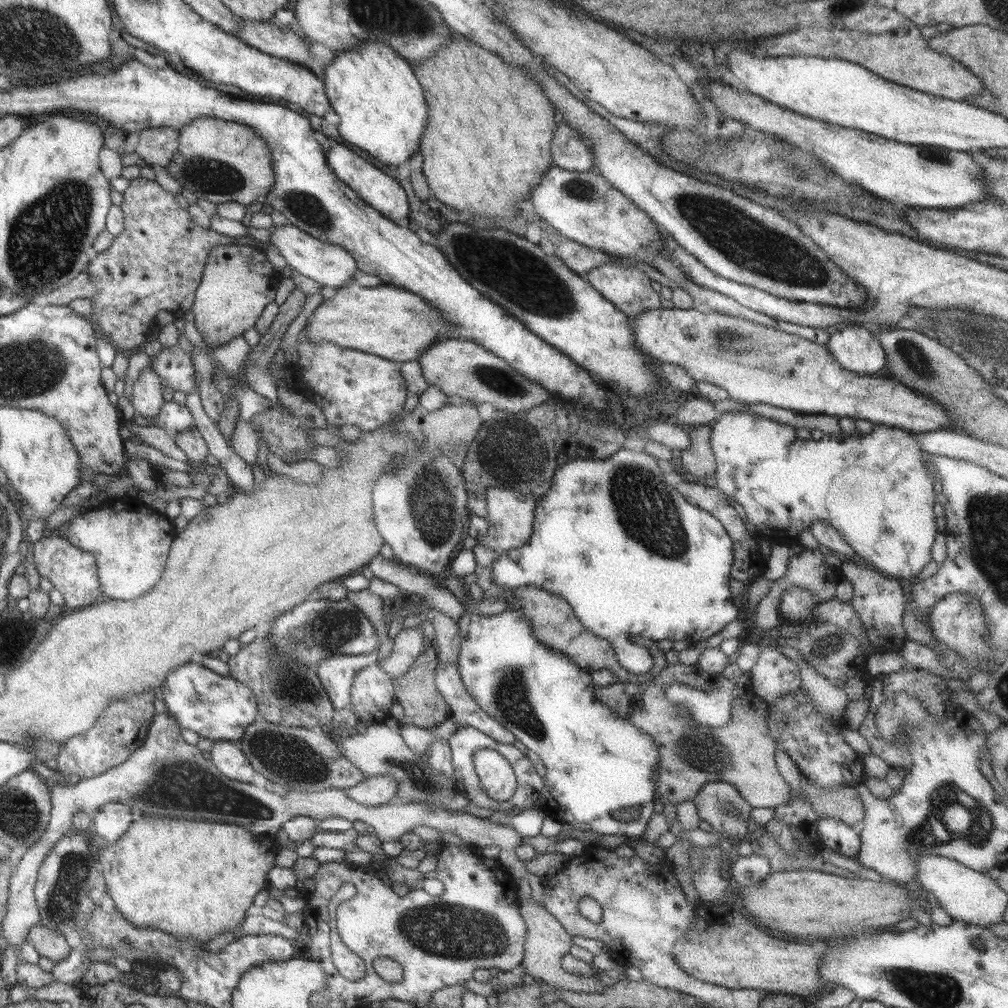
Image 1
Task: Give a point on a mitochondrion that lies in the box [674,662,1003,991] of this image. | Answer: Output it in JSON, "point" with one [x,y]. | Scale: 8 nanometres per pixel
{"point":[936,827]}

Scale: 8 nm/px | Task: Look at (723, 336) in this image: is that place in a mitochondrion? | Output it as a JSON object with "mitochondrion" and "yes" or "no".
{"mitochondrion":"yes"}

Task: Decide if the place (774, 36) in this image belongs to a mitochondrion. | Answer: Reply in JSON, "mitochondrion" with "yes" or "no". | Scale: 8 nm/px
{"mitochondrion":"no"}

